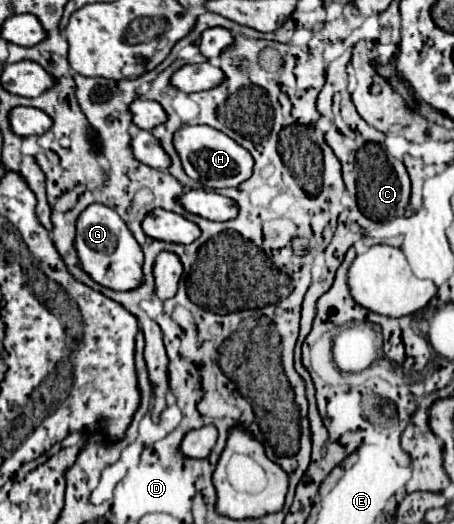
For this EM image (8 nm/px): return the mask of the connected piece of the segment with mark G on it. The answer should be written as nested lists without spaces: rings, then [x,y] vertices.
[[[91,204],[77,220],[77,252],[83,264],[83,270],[101,286],[111,290],[135,290],[143,284],[143,250],[135,242],[133,234],[127,230],[123,218],[103,206]]]

